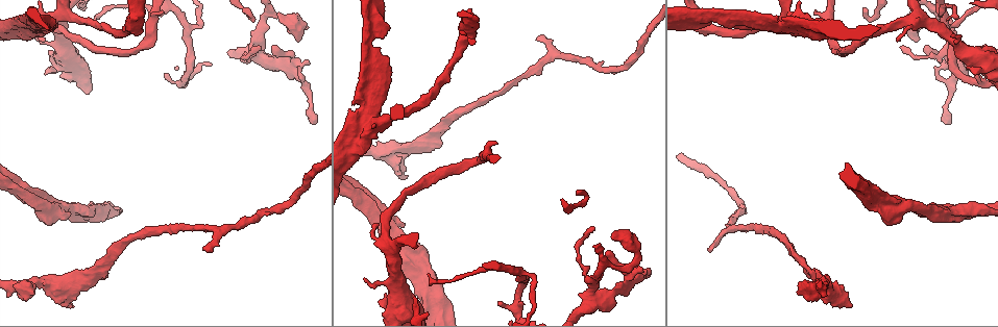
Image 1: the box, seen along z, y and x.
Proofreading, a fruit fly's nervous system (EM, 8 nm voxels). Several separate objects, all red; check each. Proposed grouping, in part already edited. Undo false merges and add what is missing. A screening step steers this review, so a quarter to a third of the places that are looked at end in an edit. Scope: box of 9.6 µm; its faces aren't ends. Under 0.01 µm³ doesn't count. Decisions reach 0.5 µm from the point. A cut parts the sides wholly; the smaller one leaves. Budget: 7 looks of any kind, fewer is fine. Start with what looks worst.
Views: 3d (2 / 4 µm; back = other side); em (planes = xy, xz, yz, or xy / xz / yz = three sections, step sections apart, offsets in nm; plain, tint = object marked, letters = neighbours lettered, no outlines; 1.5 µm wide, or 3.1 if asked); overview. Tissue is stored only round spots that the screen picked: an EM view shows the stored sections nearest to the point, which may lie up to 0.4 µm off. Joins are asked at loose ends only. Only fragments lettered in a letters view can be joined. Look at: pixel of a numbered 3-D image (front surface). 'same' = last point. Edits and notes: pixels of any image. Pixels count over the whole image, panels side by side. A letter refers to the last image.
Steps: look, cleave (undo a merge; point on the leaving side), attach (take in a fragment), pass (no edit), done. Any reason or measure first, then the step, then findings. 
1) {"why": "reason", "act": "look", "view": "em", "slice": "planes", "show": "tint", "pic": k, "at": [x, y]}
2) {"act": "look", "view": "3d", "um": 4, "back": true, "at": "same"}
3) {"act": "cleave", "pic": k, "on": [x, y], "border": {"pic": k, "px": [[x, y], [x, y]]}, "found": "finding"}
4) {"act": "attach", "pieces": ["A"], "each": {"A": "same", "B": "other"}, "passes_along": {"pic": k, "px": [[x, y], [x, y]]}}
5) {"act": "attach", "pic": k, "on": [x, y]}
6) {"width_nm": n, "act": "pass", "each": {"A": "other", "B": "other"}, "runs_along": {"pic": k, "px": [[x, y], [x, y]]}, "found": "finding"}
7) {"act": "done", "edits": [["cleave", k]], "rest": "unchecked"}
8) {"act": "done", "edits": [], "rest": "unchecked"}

{"why": "branch stops here", "act": "look", "view": "3d", "um": 4, "pic": 1, "at": [898, 40]}

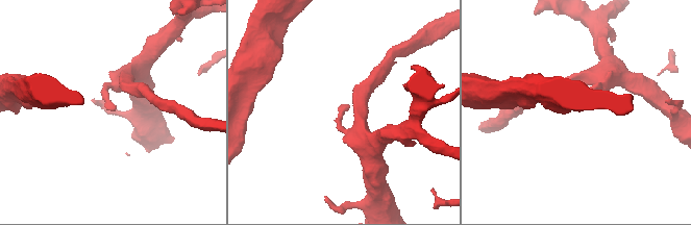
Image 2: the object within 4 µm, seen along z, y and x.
{"act": "look", "view": "em", "slice": "planes", "show": "tint", "pic": 2, "at": [114, 107]}

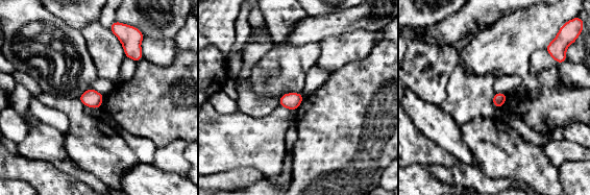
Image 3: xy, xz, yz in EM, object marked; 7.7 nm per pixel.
{"act": "look", "view": "em", "slice": "planes", "show": "letters", "at": "same"}

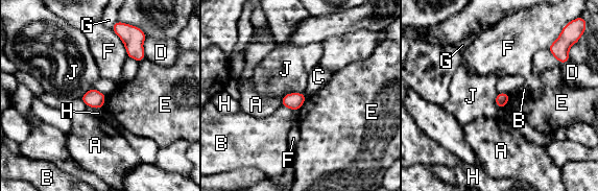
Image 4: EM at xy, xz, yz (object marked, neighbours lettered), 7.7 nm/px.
{"width_nm": 100, "longest_contact_nm": ["F", 260], "act": "pass", "each": {"A": "other", "B": "other", "C": "other", "D": "other", "E": "other", "F": "other", "G": "other", "H": "other", "J": "other"}, "found": "none of them fits"}

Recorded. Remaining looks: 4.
{"why": "free end", "act": "look", "view": "em", "slice": "planes", "show": "letters", "pic": 1, "at": [309, 60]}

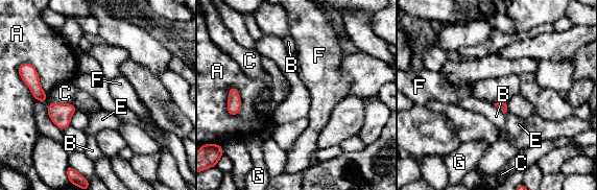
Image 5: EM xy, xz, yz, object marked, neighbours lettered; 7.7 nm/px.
{"act": "pass", "each": {"A": "other", "B": "other", "C": "other", "E": "other", "F": "other", "G": "other"}, "border": {"pic": 5, "px": [[494, 105], [503, 113]]}, "found": "no lettered fragment goes on from it"}

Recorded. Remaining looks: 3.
{"why": "arms part here", "act": "look", "view": "3d", "um": 2, "pic": 1, "at": [215, 228]}

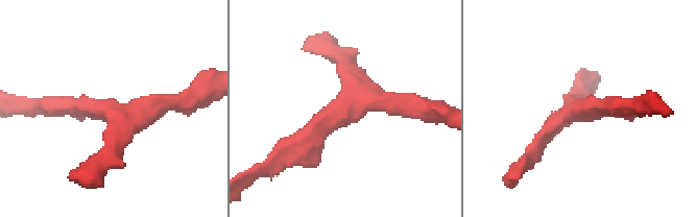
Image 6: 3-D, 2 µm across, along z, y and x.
{"act": "look", "view": "em", "slice": "planes", "show": "letters", "pic": 6, "at": [116, 112]}

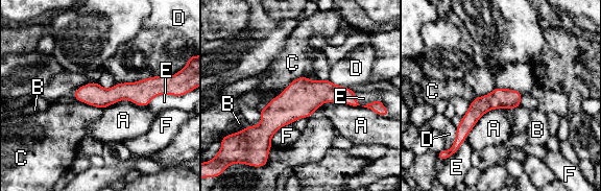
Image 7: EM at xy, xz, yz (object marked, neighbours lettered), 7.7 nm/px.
{"act": "pass", "each": {"A": "other", "B": "other", "C": "other", "D": "other", "E": "other", "F": "other"}, "runs_along": {"pic": 7, "px": [[353, 94], [303, 96], [253, 137]]}, "found": "one neuron here"}

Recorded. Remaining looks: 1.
{"act": "done", "edits": [], "rest": "unchecked"}

